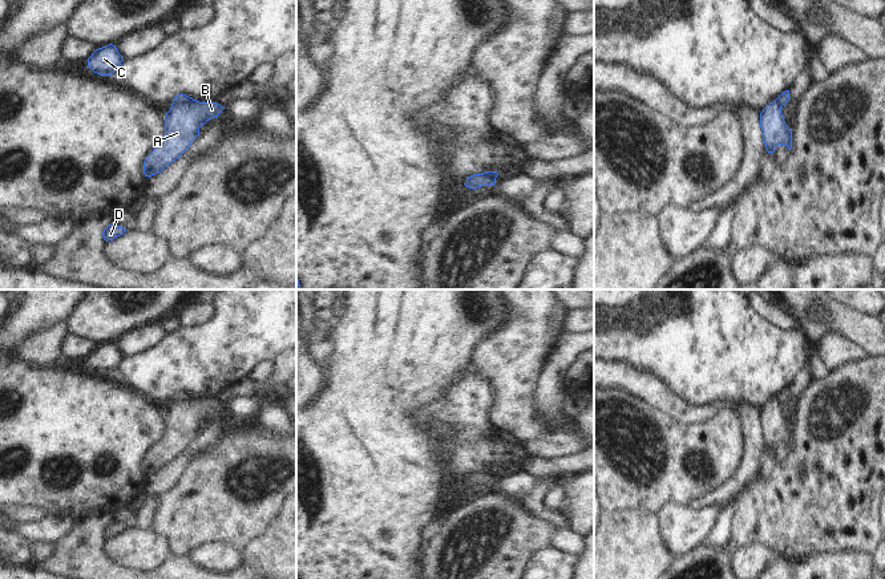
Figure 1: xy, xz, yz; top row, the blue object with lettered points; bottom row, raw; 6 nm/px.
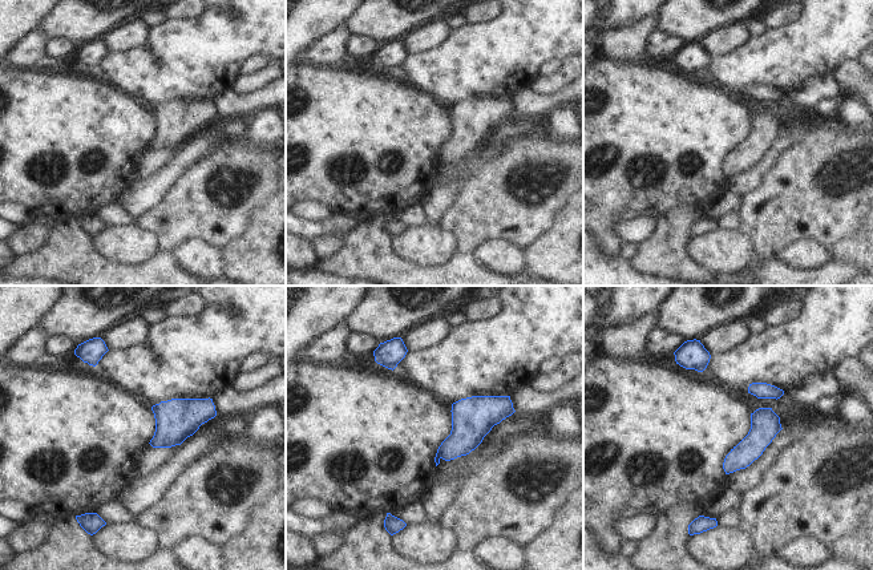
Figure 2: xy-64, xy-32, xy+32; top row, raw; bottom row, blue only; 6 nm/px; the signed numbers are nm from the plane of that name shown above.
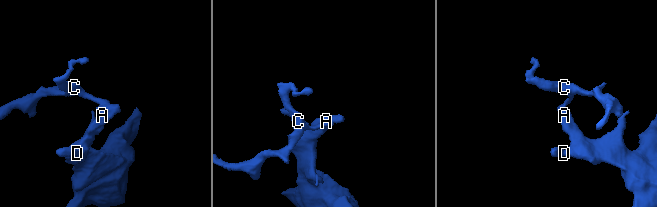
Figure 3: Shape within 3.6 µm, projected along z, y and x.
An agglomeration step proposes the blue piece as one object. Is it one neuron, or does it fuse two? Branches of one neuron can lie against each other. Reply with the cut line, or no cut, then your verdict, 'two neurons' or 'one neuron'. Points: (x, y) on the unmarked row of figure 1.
cut xy (193, 397), (173, 401); two neurons

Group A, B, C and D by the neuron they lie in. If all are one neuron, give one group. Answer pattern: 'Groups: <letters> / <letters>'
Groups: A B D / C

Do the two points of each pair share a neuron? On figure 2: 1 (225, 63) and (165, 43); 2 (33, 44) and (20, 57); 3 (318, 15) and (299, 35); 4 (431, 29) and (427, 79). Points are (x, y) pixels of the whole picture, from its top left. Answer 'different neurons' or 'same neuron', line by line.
1: same neuron
2: same neuron
3: same neuron
4: different neurons

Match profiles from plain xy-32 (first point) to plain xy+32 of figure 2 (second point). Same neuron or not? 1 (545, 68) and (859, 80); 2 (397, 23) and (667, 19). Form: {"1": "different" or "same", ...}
{"1": "same", "2": "same"}

